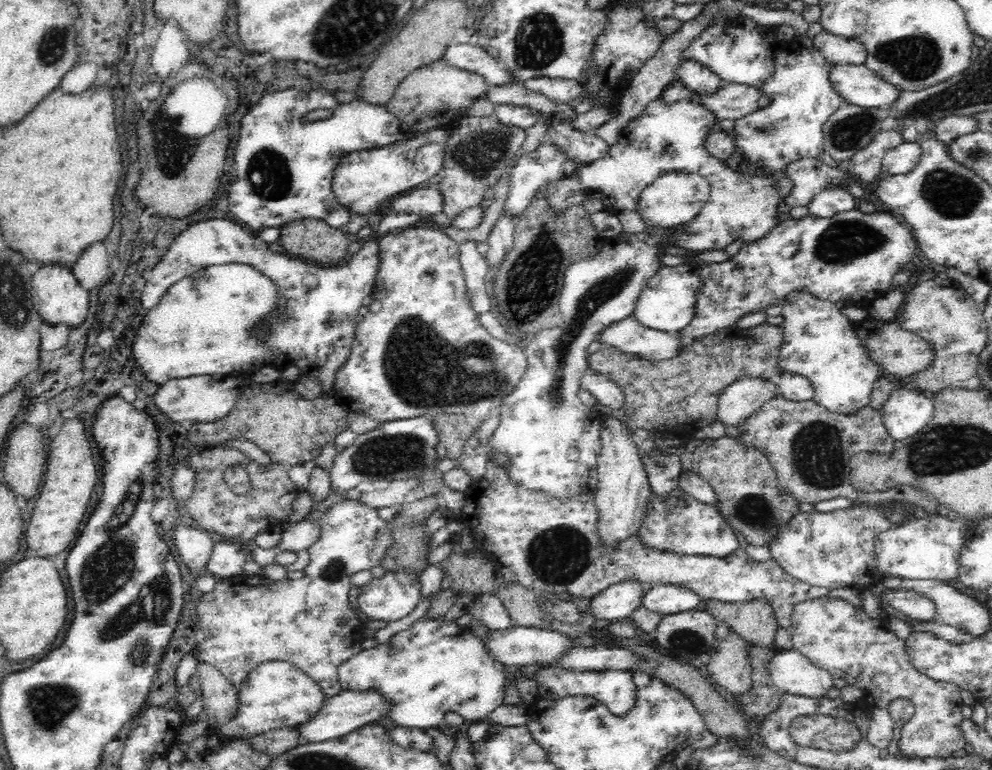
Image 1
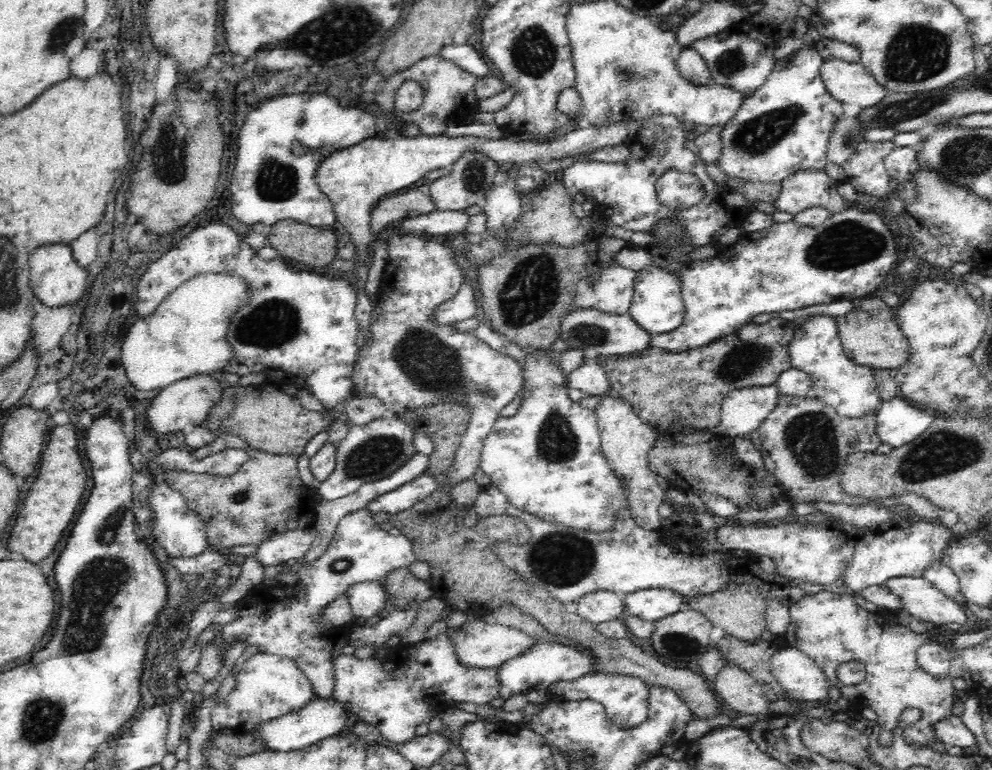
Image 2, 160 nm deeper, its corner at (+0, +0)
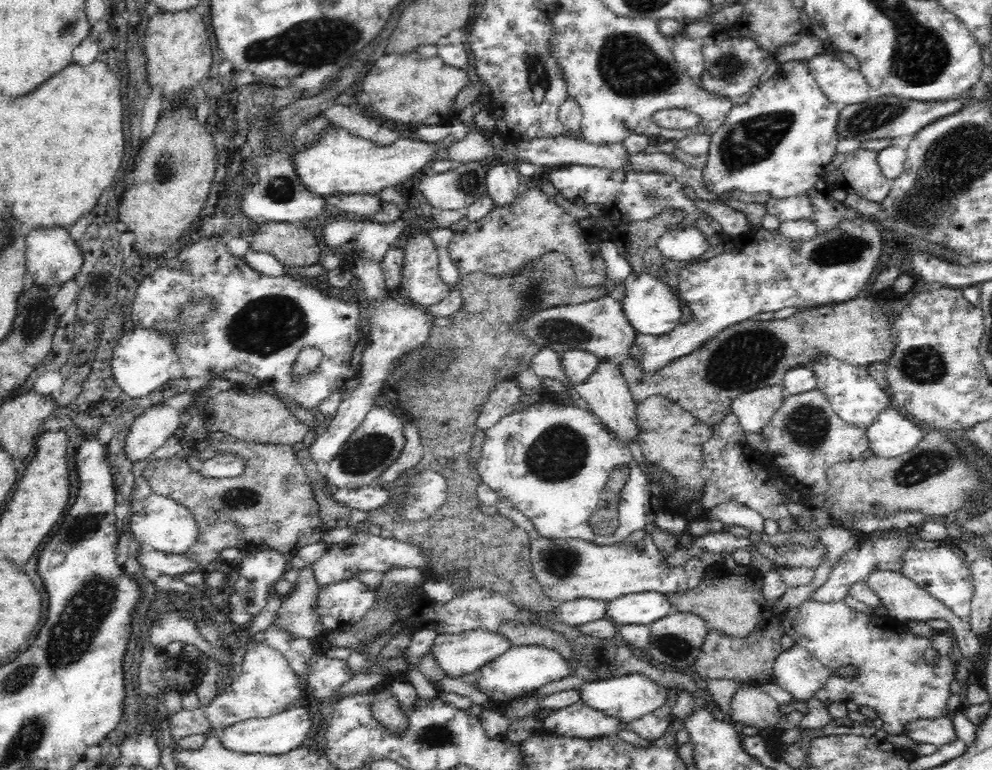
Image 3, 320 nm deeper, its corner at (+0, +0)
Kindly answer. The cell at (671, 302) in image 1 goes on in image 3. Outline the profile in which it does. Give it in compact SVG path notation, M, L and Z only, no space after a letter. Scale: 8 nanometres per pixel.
M632 271L632 274L626 278L625 285L627 296L621 307L637 333L652 336L664 335L672 332L681 323L684 305L677 290L671 288L663 278L649 272L637 274Z

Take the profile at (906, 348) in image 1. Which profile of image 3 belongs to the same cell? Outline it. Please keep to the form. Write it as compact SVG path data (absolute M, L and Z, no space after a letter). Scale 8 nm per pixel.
M854 298L844 303L801 309L785 320L749 319L734 324L704 346L668 361L650 375L636 357L617 364L617 370L626 380L636 404L660 396L679 404L700 422L712 427L730 414L729 404L734 397L756 388L781 385L786 371L805 366L818 353L828 352L856 366L887 363L896 348L891 324L892 318L884 306L880 306L880 299Z

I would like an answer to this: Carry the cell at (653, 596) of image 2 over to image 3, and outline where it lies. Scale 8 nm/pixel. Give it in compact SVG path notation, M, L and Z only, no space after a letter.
M637 592L609 601L607 616L618 625L650 625L668 616L671 611L672 603L664 593Z

